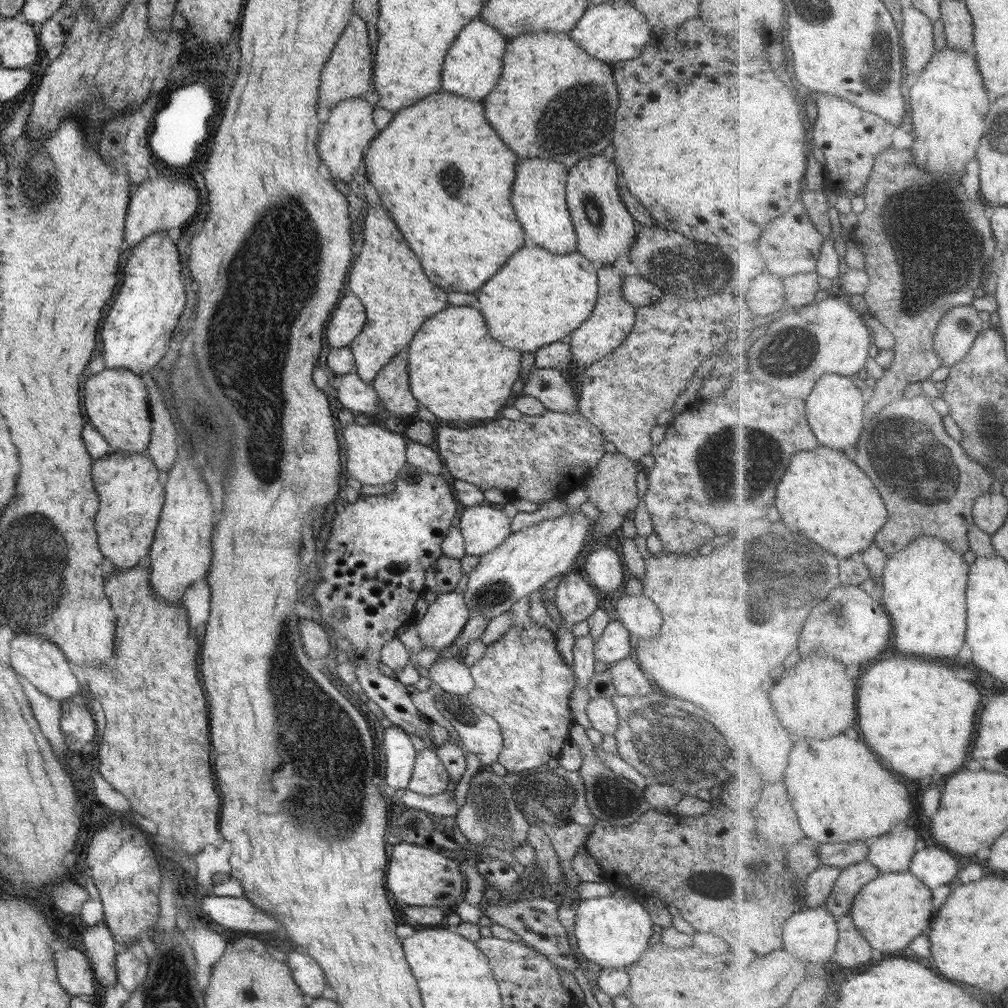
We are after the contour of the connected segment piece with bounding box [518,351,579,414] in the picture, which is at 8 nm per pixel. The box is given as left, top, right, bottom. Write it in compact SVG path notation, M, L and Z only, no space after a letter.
M534 351L522 353L518 380L524 379L524 395L534 396L546 409L554 412L578 412L574 390L570 387L570 382L562 376L562 371L537 367L534 354Z

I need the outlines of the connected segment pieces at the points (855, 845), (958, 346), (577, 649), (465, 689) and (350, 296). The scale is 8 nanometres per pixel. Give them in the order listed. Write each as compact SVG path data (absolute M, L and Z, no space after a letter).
M866 841L820 843L818 853L820 853L822 864L846 869L866 861L868 854L870 854L870 845L868 846Z
M972 304L952 308L939 323L935 344L945 366L952 368L966 359L989 325L980 318L980 309Z
M588 634L575 638L571 667L575 673L575 683L587 693L587 686L595 675L594 662L595 640Z
M462 658L438 659L432 663L428 671L430 671L431 681L438 684L446 693L464 696L474 689L473 677Z
M344 288L344 296L340 298L337 306L332 312L332 320L326 326L326 340L330 348L348 347L356 336L364 329L366 320L366 309L362 301L348 288Z

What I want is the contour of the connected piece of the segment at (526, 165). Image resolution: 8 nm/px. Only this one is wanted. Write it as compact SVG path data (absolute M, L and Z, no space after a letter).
M543 158L519 159L512 184L511 204L522 226L528 244L564 256L576 252L578 237L565 200L568 170L566 165Z

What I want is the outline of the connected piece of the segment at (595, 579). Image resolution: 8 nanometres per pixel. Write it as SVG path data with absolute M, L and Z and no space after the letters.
M604 546L586 555L584 572L588 574L588 582L598 592L622 590L624 582L624 565L616 550Z

